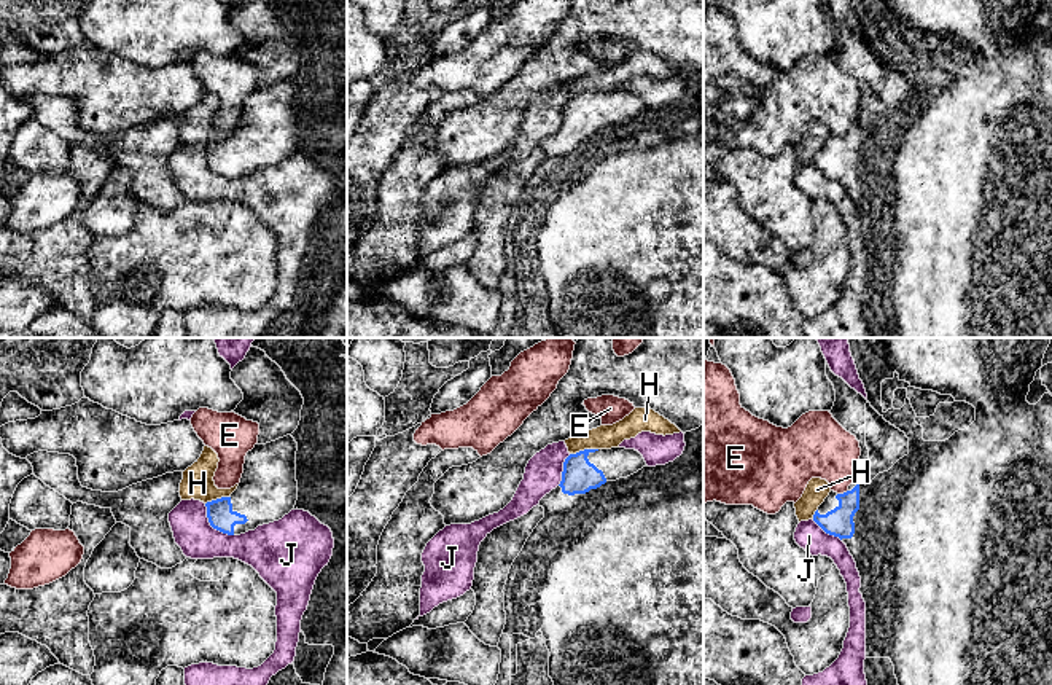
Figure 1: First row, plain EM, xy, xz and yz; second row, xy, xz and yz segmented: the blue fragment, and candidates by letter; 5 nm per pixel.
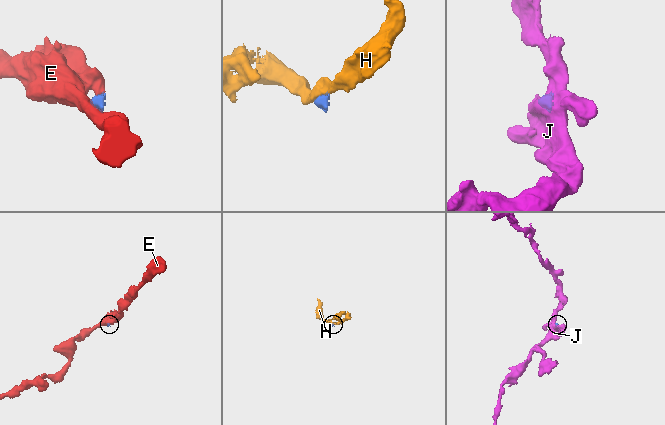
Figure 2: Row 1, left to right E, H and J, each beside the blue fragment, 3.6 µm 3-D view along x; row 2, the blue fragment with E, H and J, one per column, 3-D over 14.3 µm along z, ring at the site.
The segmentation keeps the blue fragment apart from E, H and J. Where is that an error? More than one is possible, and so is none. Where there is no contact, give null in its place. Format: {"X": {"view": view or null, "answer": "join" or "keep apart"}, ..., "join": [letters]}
{"E": {"view": "yz", "answer": "keep apart"}, "H": {"view": "xz", "answer": "keep apart"}, "J": {"view": "xy", "answer": "keep apart"}, "join": []}

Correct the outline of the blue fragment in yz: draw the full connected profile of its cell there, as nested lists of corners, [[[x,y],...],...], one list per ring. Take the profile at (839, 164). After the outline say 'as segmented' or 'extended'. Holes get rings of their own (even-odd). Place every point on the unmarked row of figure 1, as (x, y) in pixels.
[[[859,126],[848,129],[848,134],[837,137],[834,134],[824,142],[813,158],[813,164],[829,178],[851,182],[855,177],[853,159],[859,153]]] | extended

